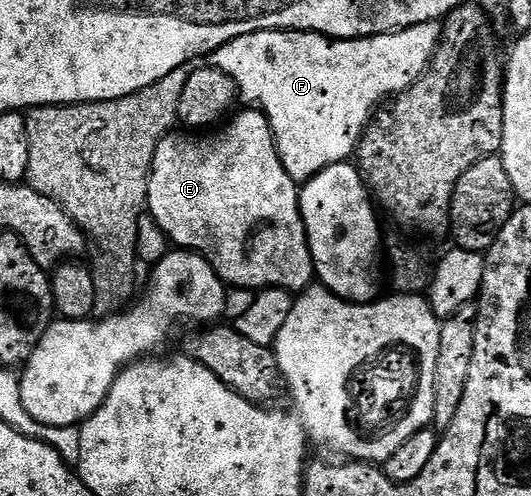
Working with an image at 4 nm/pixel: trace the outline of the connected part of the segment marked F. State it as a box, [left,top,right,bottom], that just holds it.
[208,21,444,183]

